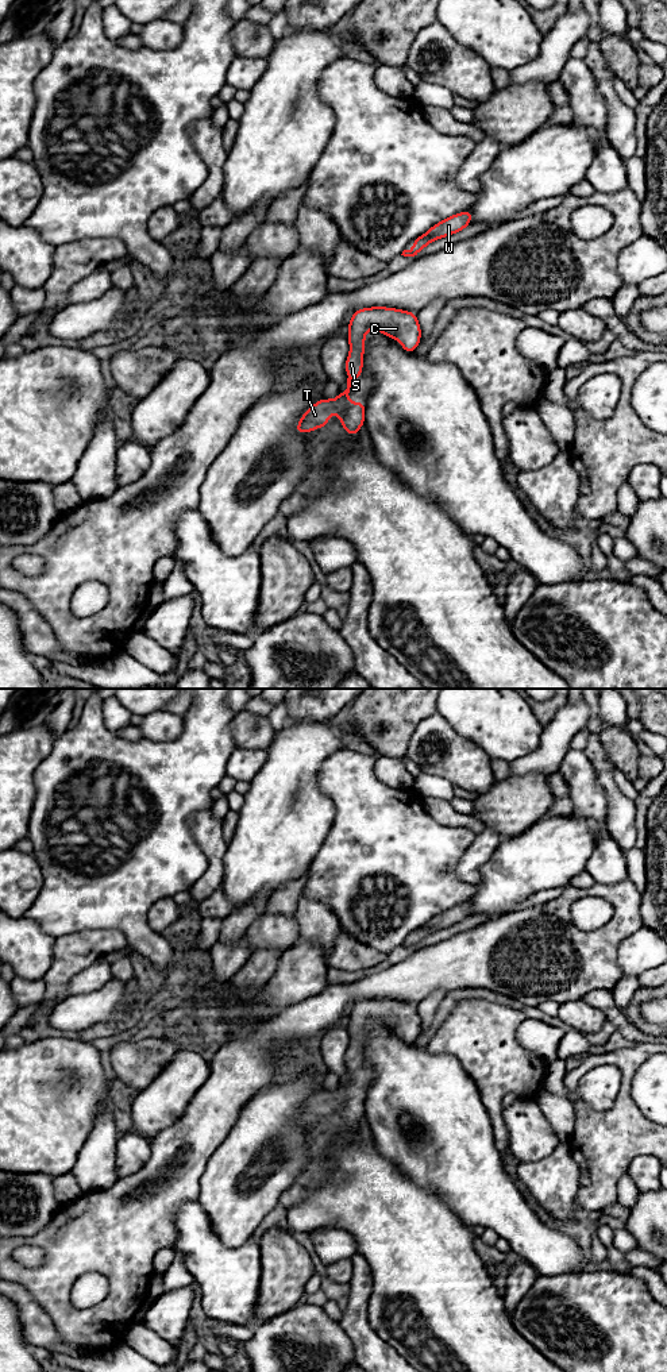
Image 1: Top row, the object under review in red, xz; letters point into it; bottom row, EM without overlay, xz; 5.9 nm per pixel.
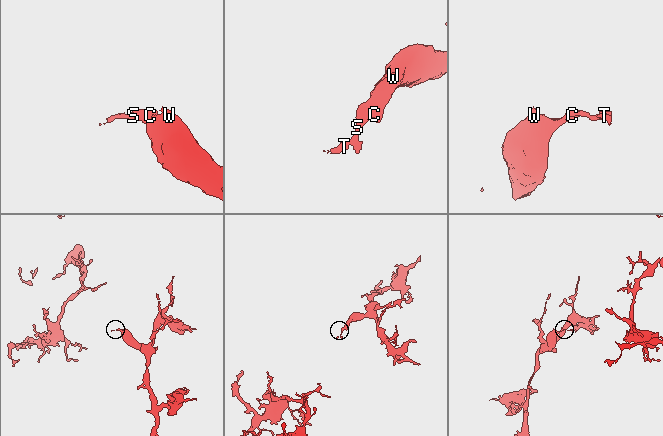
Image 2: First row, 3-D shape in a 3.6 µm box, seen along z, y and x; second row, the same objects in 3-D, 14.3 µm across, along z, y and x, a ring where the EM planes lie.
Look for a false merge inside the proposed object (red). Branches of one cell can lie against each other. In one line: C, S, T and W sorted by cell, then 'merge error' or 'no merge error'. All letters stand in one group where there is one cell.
C S T W; no merge error

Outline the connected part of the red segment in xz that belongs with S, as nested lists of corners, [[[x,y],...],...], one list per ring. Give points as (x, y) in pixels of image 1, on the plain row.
[[[373,998],[358,1001],[348,1013],[350,1045],[344,1055],[347,1063],[347,1080],[340,1083],[335,1091],[321,1090],[315,1094],[300,1110],[294,1124],[312,1124],[329,1114],[332,1102],[340,1109],[340,1117],[351,1129],[365,1115],[366,1094],[350,1094],[348,1084],[351,1072],[362,1068],[365,1047],[365,1029],[369,1021],[377,1021],[392,1030],[400,1032],[406,1044],[415,1044],[421,1032],[421,1020],[417,1005],[397,999]]]

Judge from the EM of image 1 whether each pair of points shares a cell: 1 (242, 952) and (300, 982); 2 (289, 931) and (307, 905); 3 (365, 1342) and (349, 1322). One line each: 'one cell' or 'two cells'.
1: two cells
2: two cells
3: one cell

